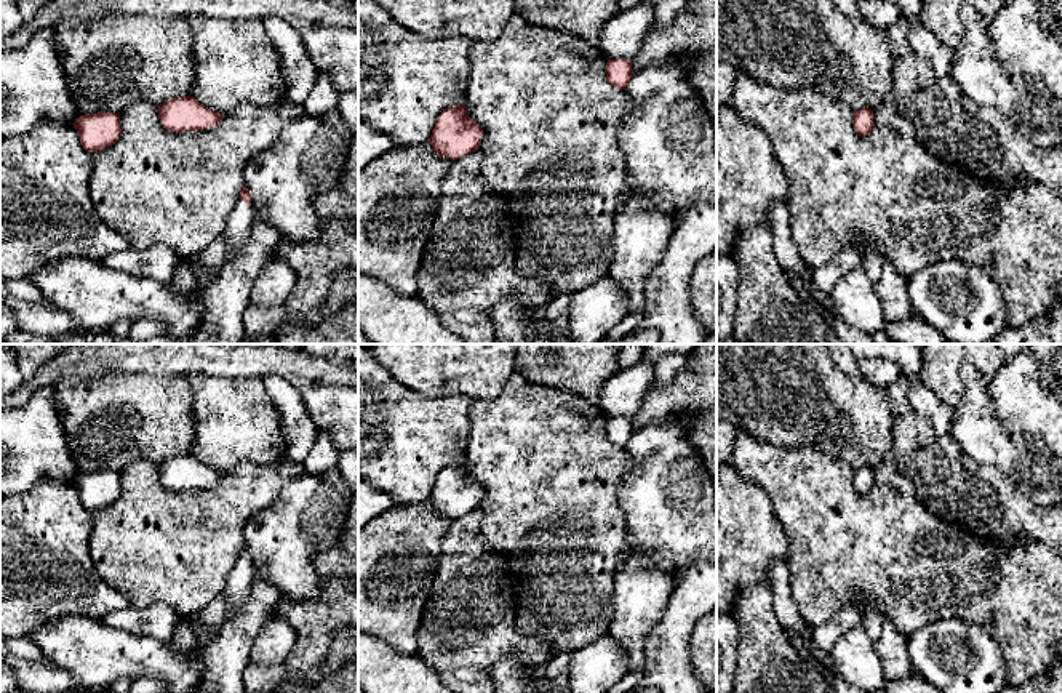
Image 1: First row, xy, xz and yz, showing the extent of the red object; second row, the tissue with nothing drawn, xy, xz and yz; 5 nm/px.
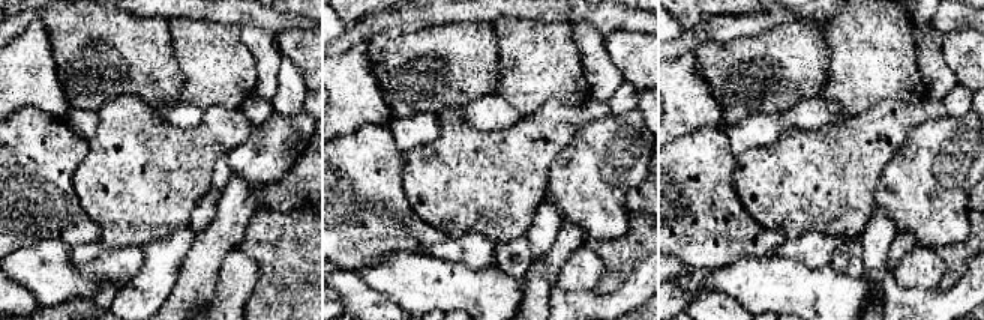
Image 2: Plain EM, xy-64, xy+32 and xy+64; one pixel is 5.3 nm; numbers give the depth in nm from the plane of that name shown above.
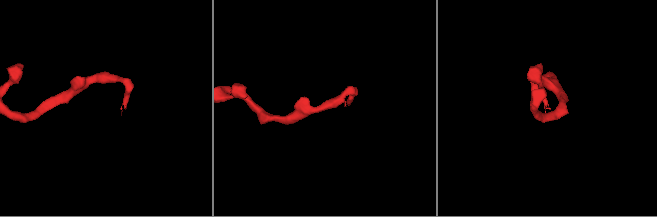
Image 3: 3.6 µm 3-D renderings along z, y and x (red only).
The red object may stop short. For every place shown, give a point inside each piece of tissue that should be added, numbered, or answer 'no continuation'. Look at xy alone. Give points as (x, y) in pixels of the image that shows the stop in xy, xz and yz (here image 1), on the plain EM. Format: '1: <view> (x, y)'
1: xy (237, 588)

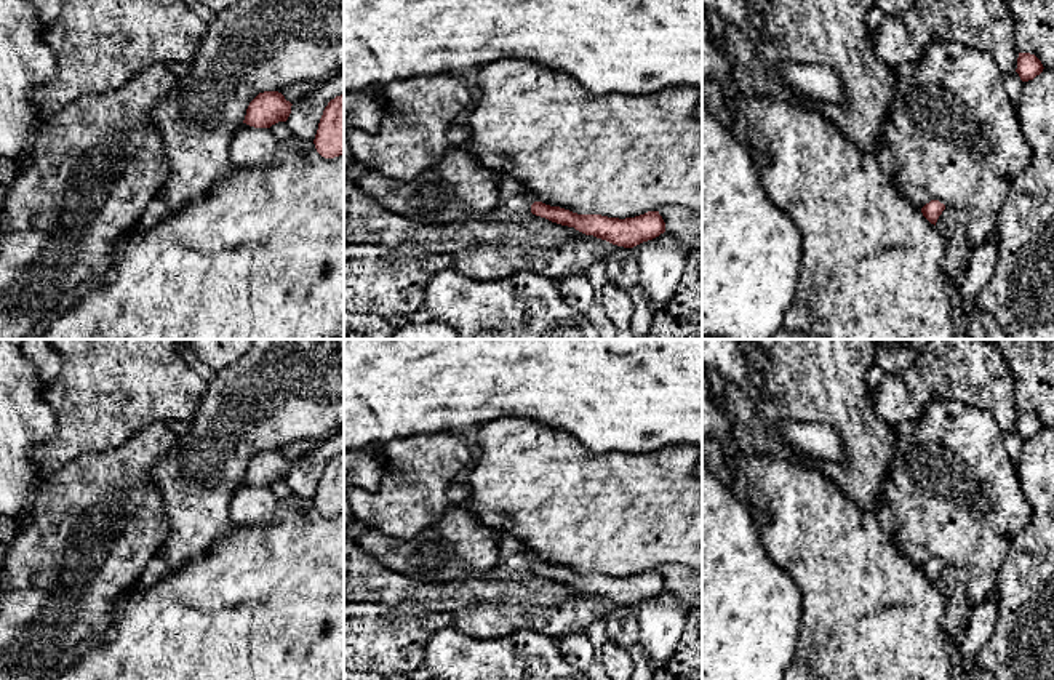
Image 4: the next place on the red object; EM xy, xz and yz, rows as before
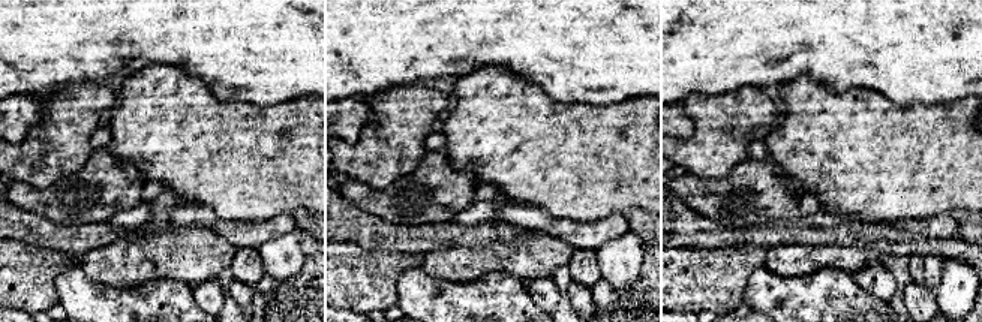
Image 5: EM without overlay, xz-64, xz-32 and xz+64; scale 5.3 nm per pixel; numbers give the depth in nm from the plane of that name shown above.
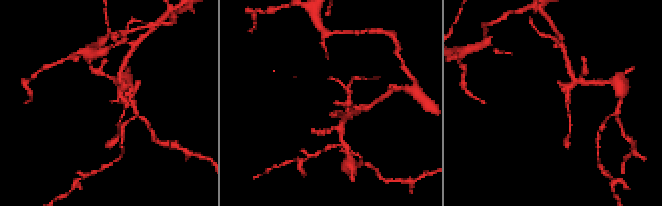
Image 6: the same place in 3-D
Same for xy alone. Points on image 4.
no continuation

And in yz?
no continuation

